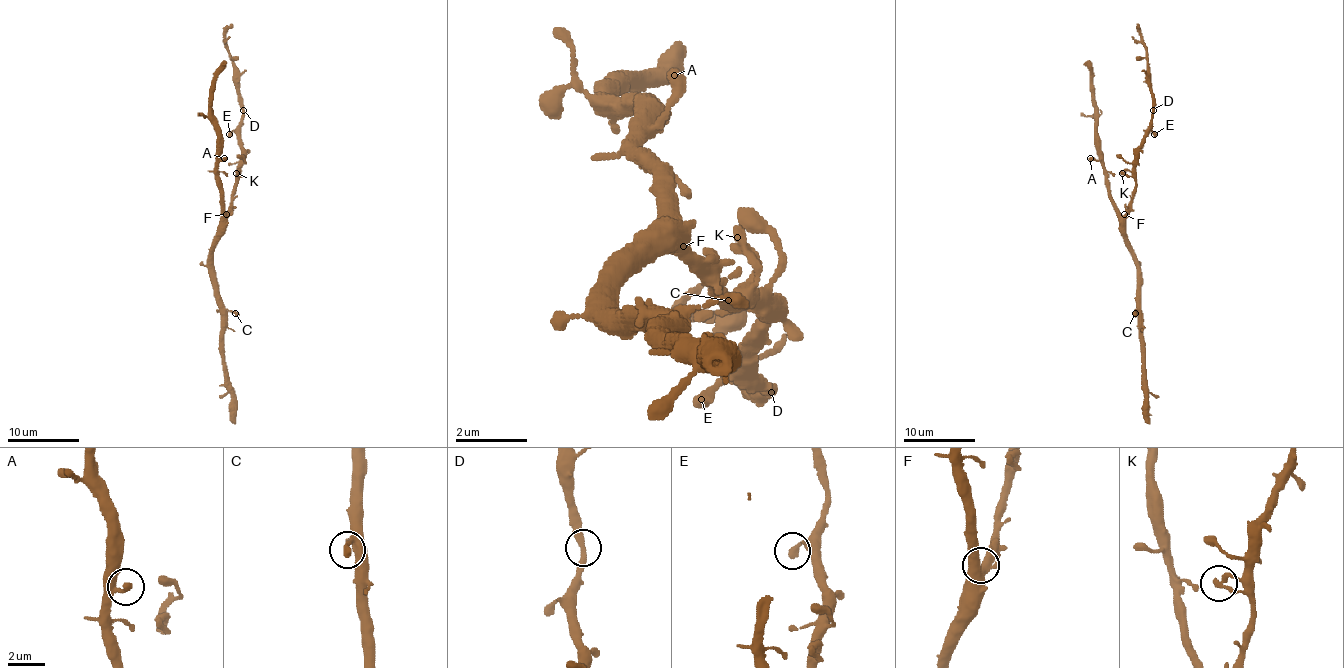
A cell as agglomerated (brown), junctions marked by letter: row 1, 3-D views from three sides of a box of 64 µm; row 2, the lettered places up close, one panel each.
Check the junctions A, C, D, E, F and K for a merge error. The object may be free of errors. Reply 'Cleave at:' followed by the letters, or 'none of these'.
Cleave at: none of these

